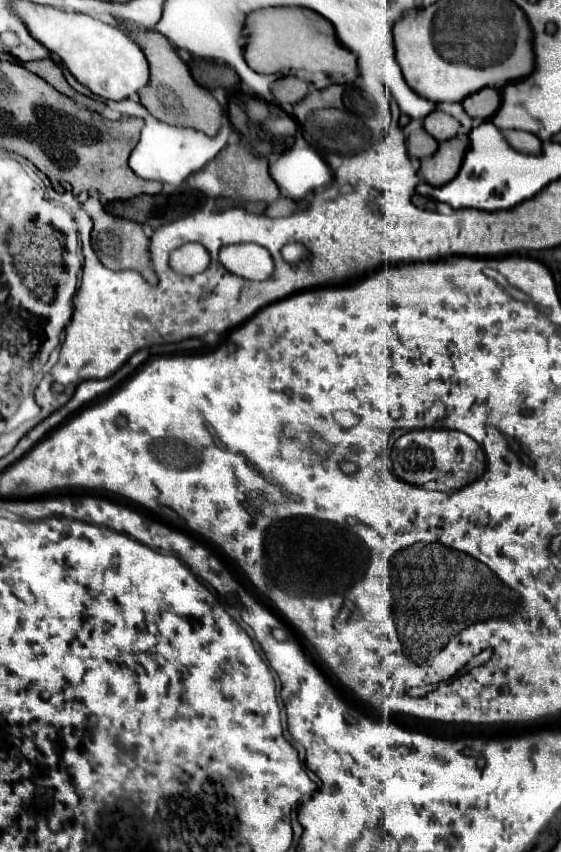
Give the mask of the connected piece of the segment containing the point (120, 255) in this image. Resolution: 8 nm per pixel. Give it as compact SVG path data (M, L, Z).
M89 197L85 203L83 203L83 209L85 213L93 219L93 251L97 253L99 261L111 269L111 271L123 271L123 269L133 269L137 273L143 275L143 279L149 283L149 285L157 285L157 275L153 271L153 265L151 265L151 257L149 257L149 239L145 237L143 229L139 223L135 221L127 221L127 219L121 219L121 217L113 217L109 215L107 211L103 211L103 205L99 203L97 197Z

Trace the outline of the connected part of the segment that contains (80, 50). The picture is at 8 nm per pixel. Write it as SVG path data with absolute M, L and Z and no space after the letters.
M17 1L15 11L23 17L31 35L51 53L59 55L71 75L101 99L121 101L139 93L139 89L149 83L149 65L143 51L121 29L101 23L89 15L65 13L27 1Z

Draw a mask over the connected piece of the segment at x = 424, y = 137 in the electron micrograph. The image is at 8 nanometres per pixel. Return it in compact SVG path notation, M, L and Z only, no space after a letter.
M425 129L411 133L409 139L407 139L409 155L411 155L411 157L417 157L417 159L431 157L431 155L437 151L437 147L439 147L439 143L437 143L431 135L427 135Z

